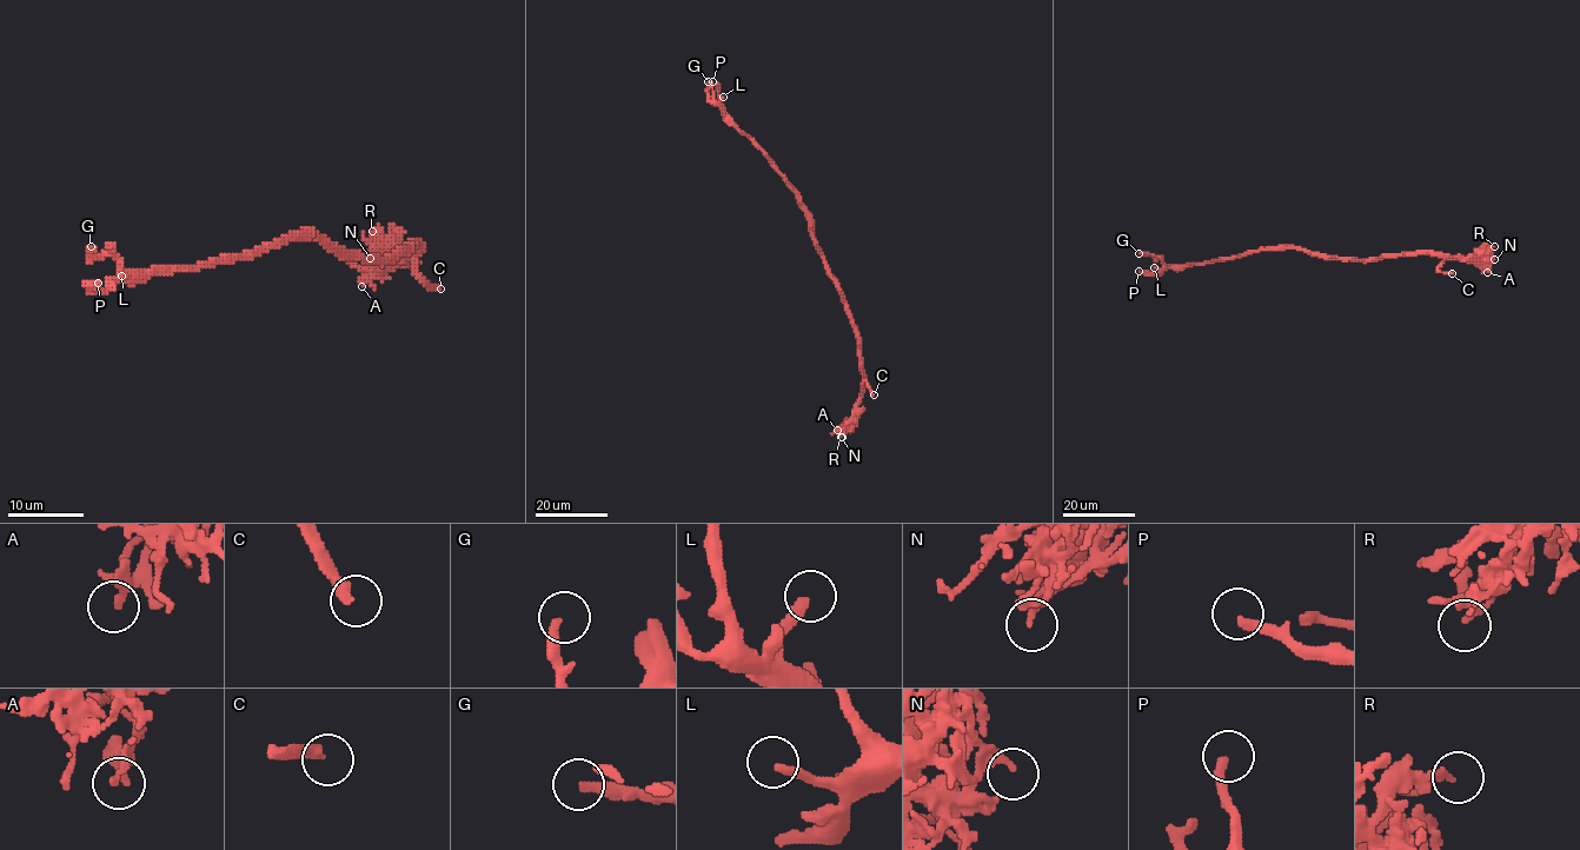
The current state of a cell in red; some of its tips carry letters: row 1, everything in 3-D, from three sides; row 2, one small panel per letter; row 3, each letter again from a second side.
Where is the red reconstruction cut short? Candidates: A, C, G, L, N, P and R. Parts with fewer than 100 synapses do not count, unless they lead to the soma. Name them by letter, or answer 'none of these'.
C

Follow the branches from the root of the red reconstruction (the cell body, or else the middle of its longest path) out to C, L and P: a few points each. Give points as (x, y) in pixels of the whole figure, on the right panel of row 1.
C: (1305, 251), (1352, 259), (1432, 253), (1444, 259), (1439, 270), (1452, 273)
L: (1305, 251), (1261, 248), (1205, 263), (1154, 267)
P: (1305, 251), (1261, 248), (1205, 263), (1167, 266), (1156, 276), (1139, 271)

